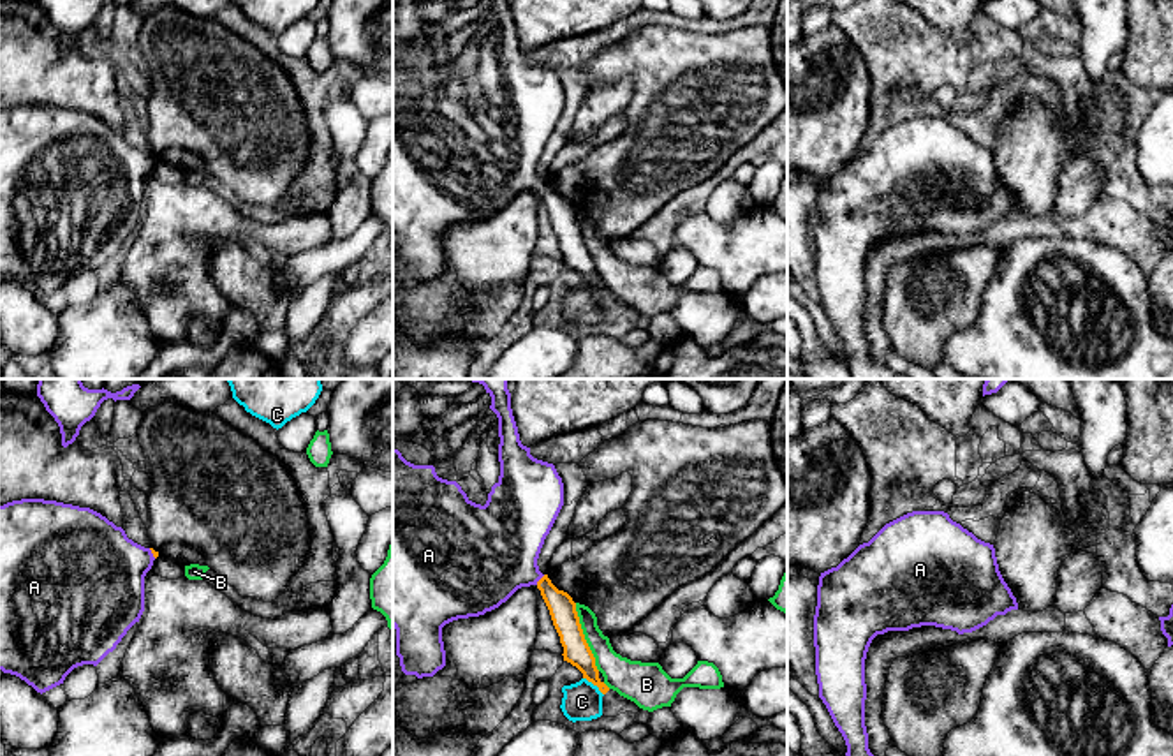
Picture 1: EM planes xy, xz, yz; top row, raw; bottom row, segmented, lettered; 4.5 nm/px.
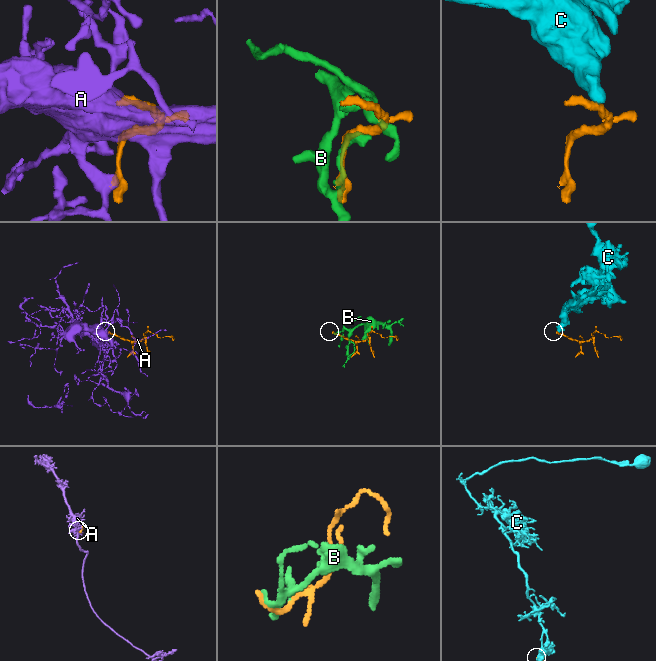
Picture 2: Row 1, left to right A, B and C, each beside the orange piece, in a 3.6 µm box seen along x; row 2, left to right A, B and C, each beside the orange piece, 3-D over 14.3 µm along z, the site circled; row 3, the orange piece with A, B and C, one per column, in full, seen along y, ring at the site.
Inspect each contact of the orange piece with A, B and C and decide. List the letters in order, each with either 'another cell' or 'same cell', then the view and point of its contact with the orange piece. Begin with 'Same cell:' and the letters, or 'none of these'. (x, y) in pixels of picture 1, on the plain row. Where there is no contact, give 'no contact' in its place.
Same cell: A
A: same cell; contact xz (539, 185)
B: another cell; contact xz (583, 242)
C: another cell; contact xz (594, 289)

